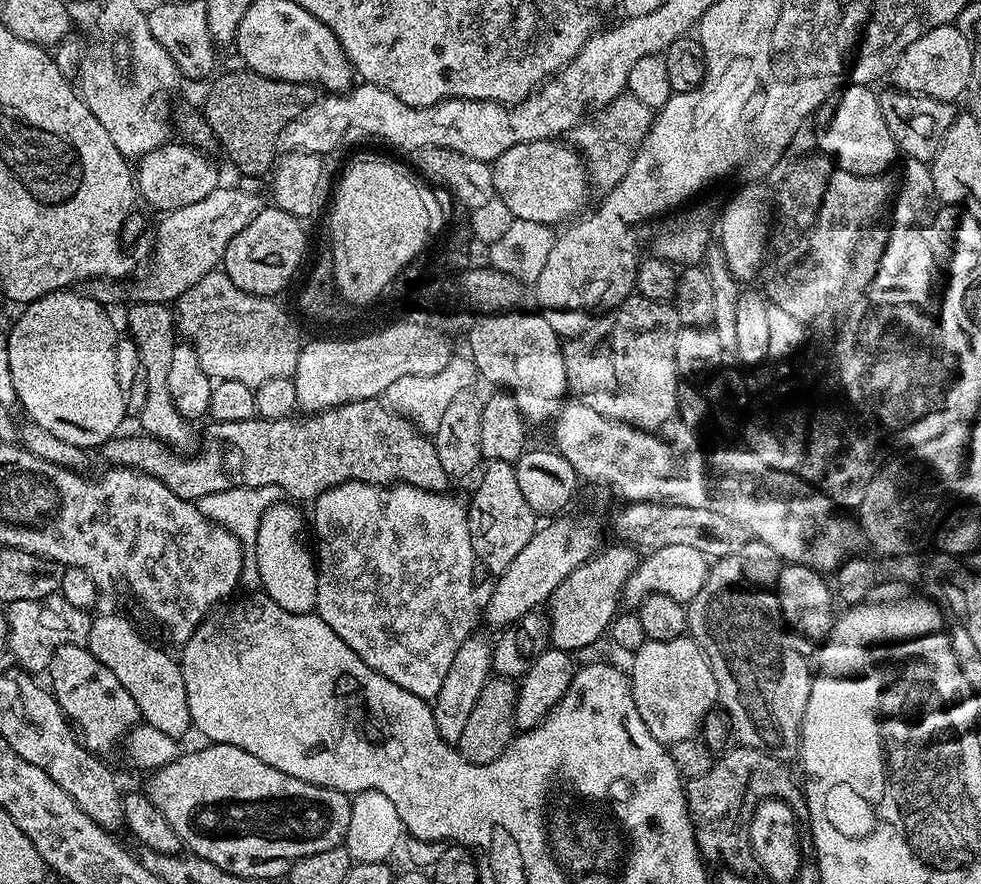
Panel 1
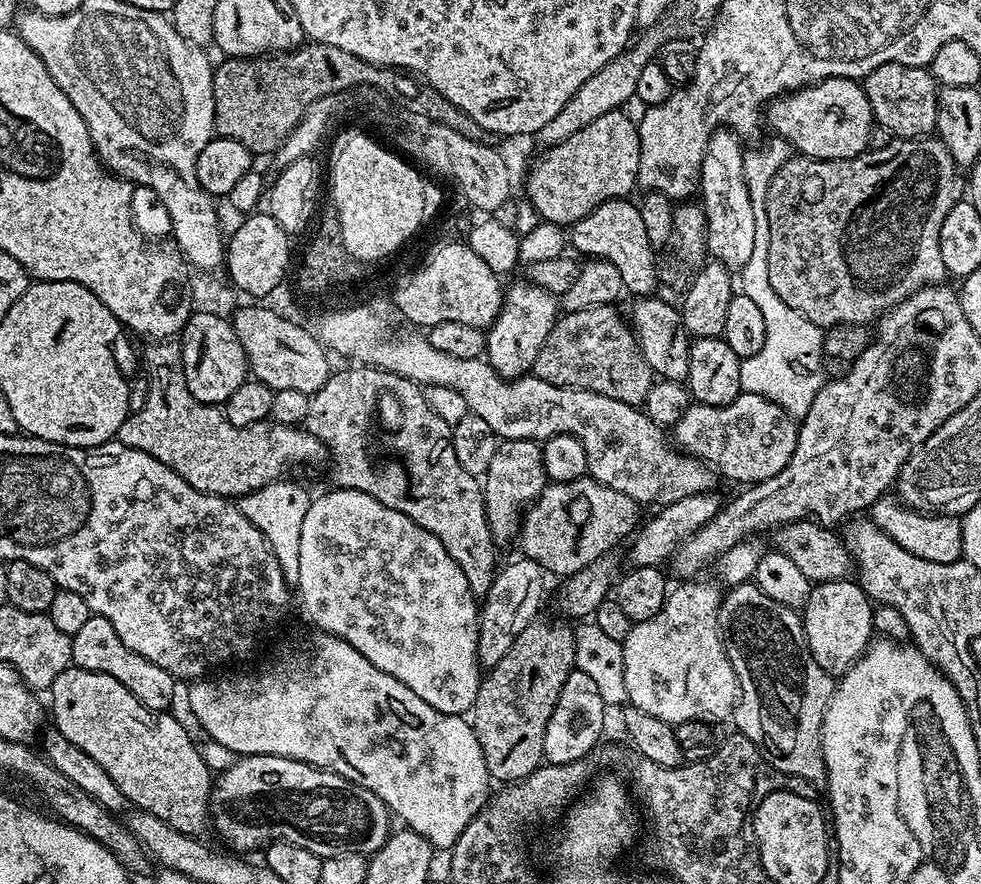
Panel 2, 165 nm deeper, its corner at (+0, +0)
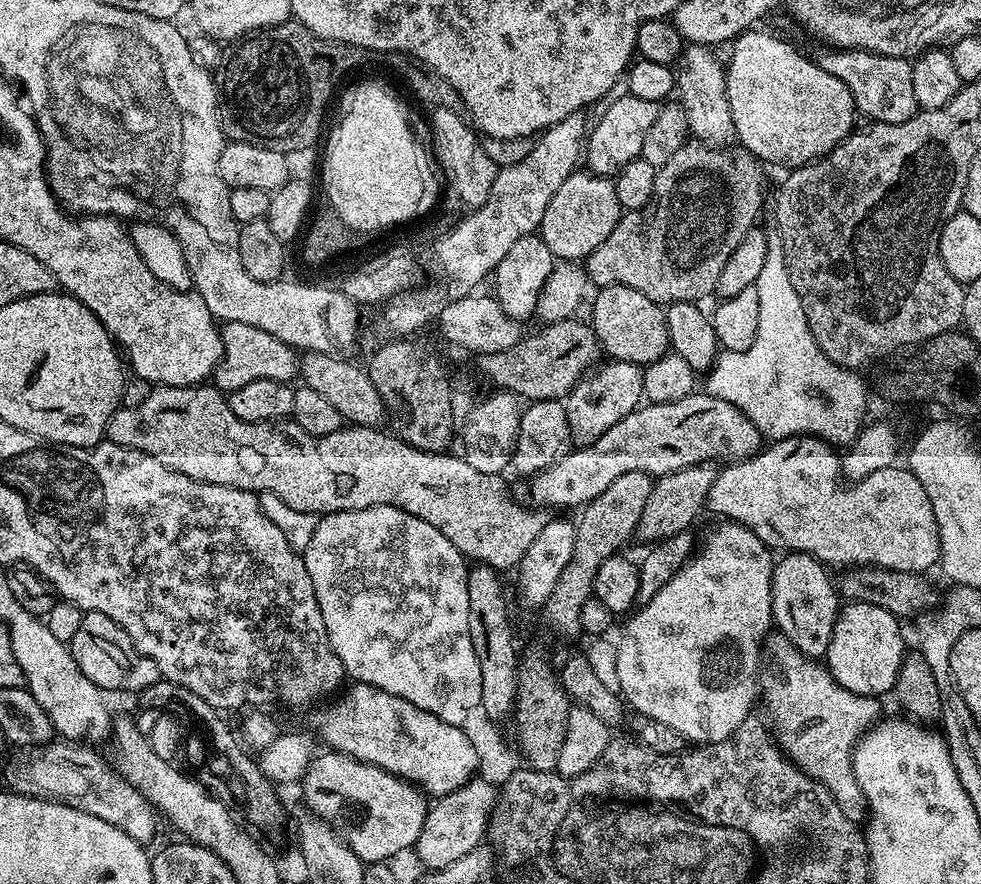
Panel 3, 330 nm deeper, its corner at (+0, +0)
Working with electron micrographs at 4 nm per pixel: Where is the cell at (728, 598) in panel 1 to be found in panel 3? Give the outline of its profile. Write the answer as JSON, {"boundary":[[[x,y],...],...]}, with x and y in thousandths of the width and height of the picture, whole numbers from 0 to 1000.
{"boundary":[[[784,718],[777,738],[781,745],[773,765],[773,783],[777,796],[779,792],[783,800],[785,827],[795,850],[826,880],[838,885],[865,920],[880,920],[883,911],[879,889],[871,880],[869,851],[874,837],[898,813],[898,793],[892,787],[876,787],[862,781],[839,750],[818,741],[797,718]]]}

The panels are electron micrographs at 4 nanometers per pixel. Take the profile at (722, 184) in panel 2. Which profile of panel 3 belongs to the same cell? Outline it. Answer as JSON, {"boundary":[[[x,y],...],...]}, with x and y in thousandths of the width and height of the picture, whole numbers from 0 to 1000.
{"boundary":[[[704,50],[697,54],[688,78],[688,107],[693,107],[692,121],[696,122],[702,150],[708,157],[728,167],[745,164],[750,158],[748,133],[744,133],[744,111],[740,106],[740,72],[729,63],[721,50]]]}

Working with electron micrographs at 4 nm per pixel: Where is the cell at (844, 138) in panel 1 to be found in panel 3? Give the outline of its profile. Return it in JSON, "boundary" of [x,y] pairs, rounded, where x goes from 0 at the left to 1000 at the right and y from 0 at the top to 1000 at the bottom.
{"boundary":[[[764,34],[745,46],[746,64],[741,64],[740,68],[740,106],[744,111],[744,133],[748,133],[750,158],[753,166],[760,169],[766,176],[771,178],[780,187],[800,186],[800,191],[803,192],[817,190],[819,186],[826,186],[828,182],[836,180],[837,176],[843,176],[870,149],[872,140],[869,139],[875,136],[873,117],[869,114],[866,102],[862,102],[862,97],[858,93],[854,93],[854,88],[850,88],[850,84],[842,84],[842,79],[838,79],[838,75],[834,75],[827,62],[819,63],[809,51],[802,50],[797,42],[790,41],[787,36],[771,35],[775,34]]]}

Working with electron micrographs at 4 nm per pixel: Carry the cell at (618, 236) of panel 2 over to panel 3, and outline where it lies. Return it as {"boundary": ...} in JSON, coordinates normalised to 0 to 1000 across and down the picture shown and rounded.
{"boundary":[[[598,192],[582,195],[569,210],[565,224],[561,224],[561,233],[557,233],[557,242],[552,242],[552,251],[548,266],[561,278],[564,291],[571,296],[595,296],[599,288],[618,269],[622,269],[622,260],[630,256],[634,236],[628,218],[628,209],[621,200],[607,199]]]}

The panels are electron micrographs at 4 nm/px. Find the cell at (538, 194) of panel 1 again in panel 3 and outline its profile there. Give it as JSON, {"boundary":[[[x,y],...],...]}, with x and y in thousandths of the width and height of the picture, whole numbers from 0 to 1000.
{"boundary":[[[633,106],[598,150],[597,166],[593,172],[598,193],[607,199],[624,201],[634,192],[634,188],[638,188],[638,183],[653,180],[652,171],[659,161],[659,152],[663,152],[663,143],[667,143],[667,133],[671,133],[674,121],[674,115],[659,115],[659,111]]]}

